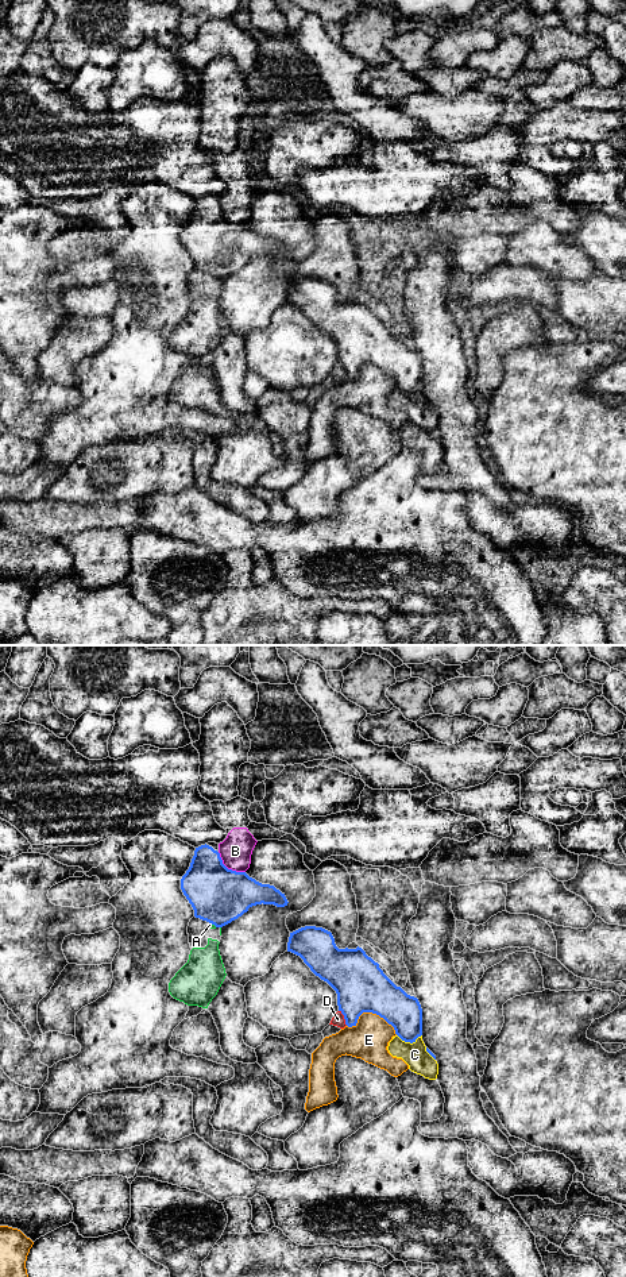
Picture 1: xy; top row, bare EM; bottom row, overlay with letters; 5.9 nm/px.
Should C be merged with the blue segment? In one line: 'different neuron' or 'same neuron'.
different neuron

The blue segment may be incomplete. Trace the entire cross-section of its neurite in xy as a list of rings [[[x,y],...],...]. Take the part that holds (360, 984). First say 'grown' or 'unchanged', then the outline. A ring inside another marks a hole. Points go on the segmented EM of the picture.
unchanged | [[[305,926],[290,933],[287,952],[300,956],[310,971],[337,994],[339,1011],[348,1027],[363,1012],[383,1018],[405,1042],[422,1035],[422,1008],[417,998],[397,987],[362,948],[339,949],[331,931]]]

